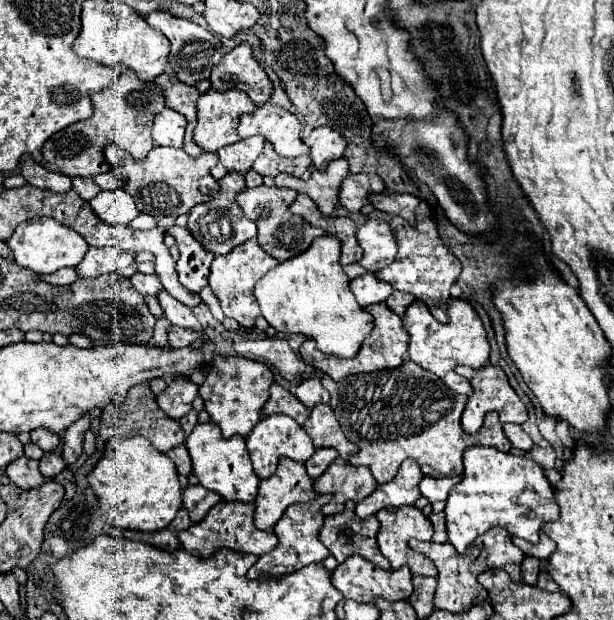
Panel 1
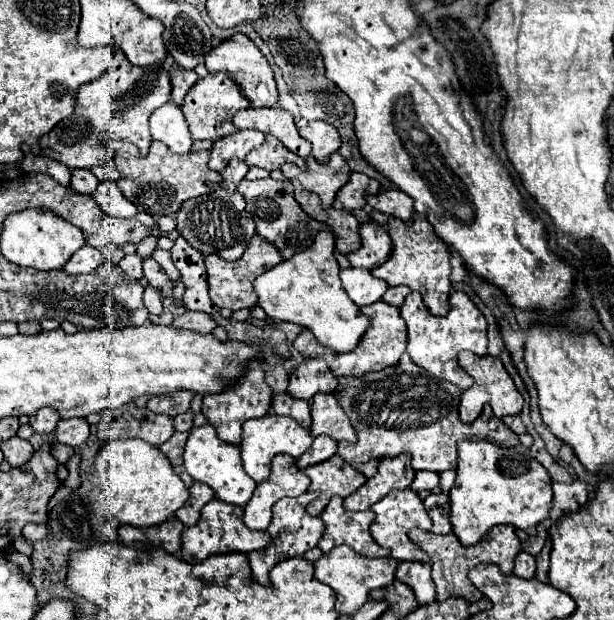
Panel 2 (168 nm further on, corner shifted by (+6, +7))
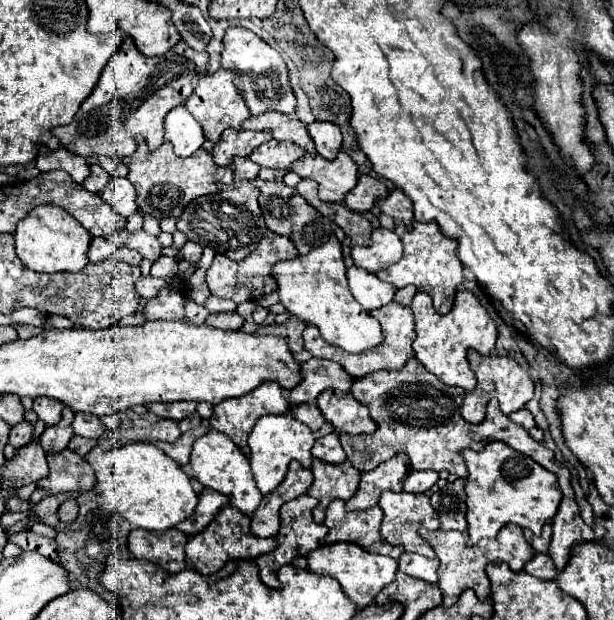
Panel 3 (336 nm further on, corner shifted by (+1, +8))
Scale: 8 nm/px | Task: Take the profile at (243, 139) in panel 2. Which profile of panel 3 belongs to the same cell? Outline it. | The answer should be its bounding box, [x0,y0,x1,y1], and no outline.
[212,128,272,166]

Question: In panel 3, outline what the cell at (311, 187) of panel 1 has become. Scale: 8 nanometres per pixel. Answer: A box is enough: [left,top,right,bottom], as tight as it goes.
[290,152,358,202]

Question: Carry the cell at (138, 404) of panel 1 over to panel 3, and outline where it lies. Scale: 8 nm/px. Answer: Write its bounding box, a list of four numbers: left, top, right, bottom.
[118,410,182,442]

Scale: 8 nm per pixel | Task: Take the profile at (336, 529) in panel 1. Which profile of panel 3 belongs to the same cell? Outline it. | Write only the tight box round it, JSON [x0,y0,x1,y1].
[322,500,404,558]

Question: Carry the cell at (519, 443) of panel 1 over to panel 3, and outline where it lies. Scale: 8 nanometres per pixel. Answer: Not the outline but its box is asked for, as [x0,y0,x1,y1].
[510,408,536,430]

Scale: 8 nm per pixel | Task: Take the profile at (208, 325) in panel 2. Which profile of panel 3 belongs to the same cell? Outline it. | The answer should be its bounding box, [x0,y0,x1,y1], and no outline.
[208,312,244,330]

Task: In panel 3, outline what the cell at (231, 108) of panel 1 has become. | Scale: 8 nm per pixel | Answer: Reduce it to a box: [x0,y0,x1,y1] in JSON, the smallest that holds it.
[186,68,250,142]

